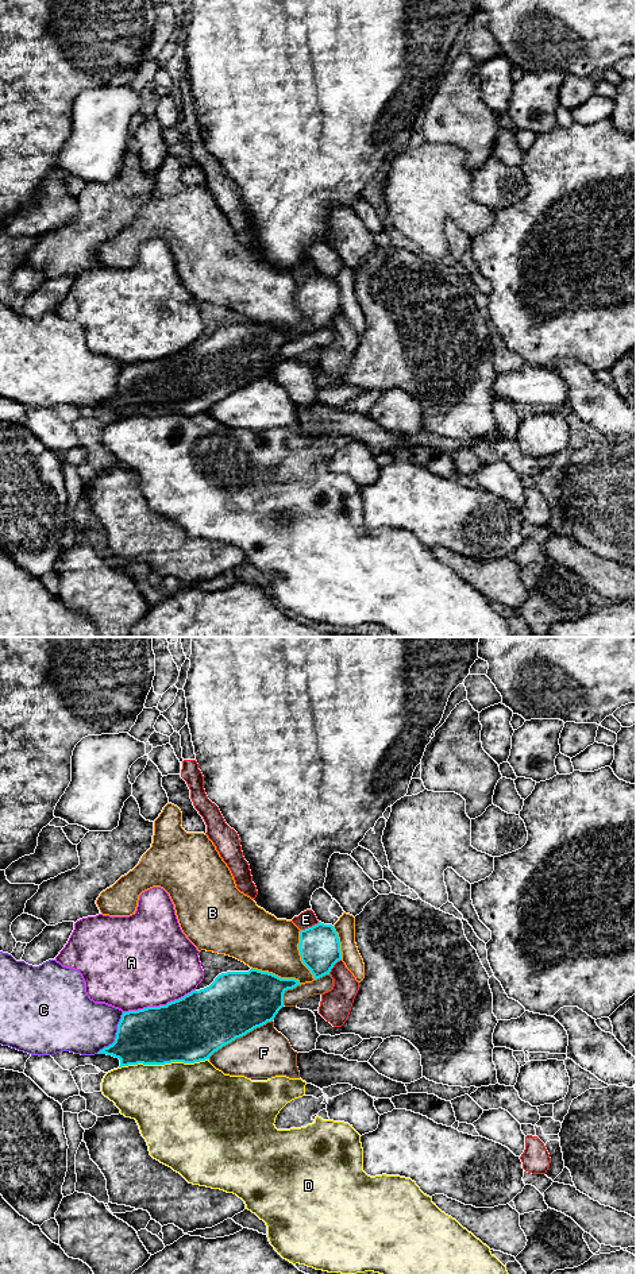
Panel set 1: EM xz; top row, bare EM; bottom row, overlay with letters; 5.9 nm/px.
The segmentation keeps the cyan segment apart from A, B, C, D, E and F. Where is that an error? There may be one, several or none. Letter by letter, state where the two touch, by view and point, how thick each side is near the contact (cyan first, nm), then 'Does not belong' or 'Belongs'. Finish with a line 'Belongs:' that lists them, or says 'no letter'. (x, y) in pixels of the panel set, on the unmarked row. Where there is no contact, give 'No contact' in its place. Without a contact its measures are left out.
A: Touches cyan at xz (160, 358). Thickness 380 nm (cyan) against 500 nm. Does not belong
B: Touches cyan at xz (274, 327). Thickness 360 nm (cyan) against 320 nm. Does not belong
C: Touches cyan at xz (116, 388). Thickness 360 nm (cyan) against 340 nm. Does not belong
D: Touches cyan at xz (164, 416). Thickness 380 nm (cyan) against 500 nm. Does not belong
E: Touches cyan at xz (309, 280). Thickness 240 nm (cyan) against 100 nm. Does not belong
F: Touches cyan at xz (239, 389). Thickness 380 nm (cyan) against 300 nm. Does not belong
Belongs: no letter

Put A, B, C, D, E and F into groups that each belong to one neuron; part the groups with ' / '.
A / B / C / D / E / F

